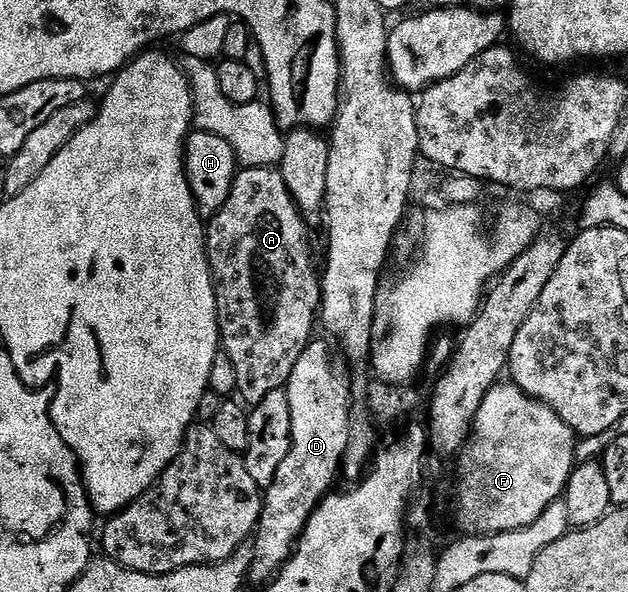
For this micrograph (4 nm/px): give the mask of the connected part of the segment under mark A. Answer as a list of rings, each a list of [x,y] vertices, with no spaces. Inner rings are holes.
[[[246,167],[237,170],[236,180],[230,189],[230,197],[226,197],[226,205],[217,215],[211,216],[206,223],[206,246],[208,248],[208,264],[212,270],[212,281],[216,285],[216,316],[220,326],[220,341],[223,354],[234,361],[234,369],[238,372],[236,390],[239,398],[245,404],[254,405],[266,397],[266,393],[281,390],[287,384],[290,373],[294,373],[294,365],[298,365],[298,357],[313,342],[312,330],[318,327],[318,312],[320,310],[320,281],[318,267],[312,264],[312,243],[308,240],[309,224],[304,222],[292,194],[286,189],[286,181],[280,176],[279,170],[270,167]]]

